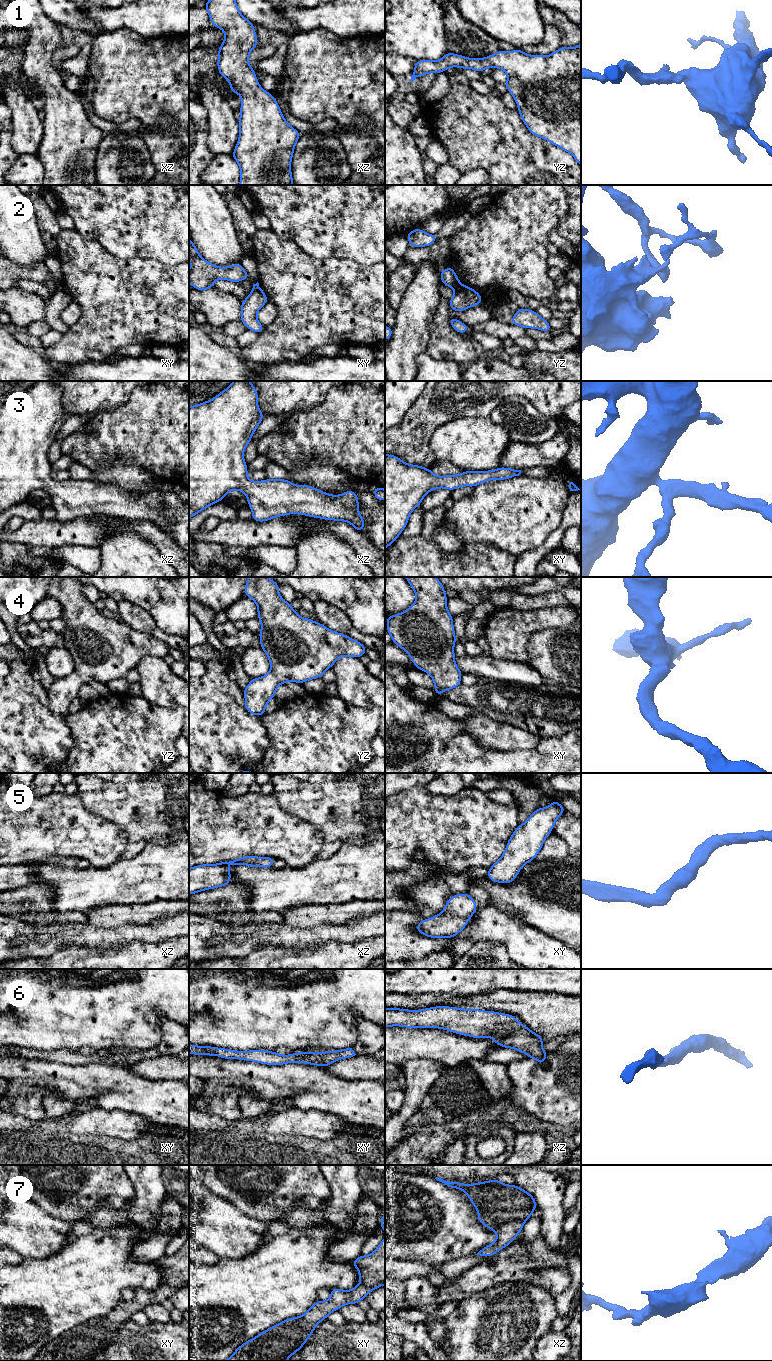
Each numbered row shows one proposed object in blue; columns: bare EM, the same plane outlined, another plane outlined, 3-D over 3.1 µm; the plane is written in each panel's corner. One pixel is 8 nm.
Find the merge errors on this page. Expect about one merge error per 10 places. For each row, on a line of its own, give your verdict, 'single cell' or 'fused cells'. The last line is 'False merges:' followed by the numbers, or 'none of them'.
1: single cell
2: fused cells
3: single cell
4: single cell
5: single cell
6: single cell
7: single cell
False merges: 2

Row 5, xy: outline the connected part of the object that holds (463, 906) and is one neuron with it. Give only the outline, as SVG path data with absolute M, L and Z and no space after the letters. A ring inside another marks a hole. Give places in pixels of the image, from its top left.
M469 893L452 895L442 912L416 924L416 930L430 938L454 938L467 926L477 911L477 902Z

